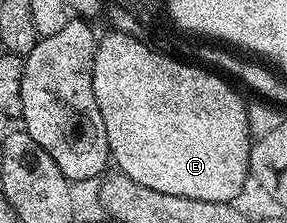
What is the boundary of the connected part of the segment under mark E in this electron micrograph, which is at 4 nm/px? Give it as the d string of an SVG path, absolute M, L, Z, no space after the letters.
M109 30L107 34L101 34L96 45L92 80L94 81L94 97L98 101L98 109L102 109L102 122L106 125L108 154L111 162L120 166L117 167L119 174L138 181L138 185L158 189L158 193L174 193L178 197L194 197L198 201L218 201L219 203L236 201L236 198L244 191L244 182L249 182L250 179L248 162L252 152L254 134L252 135L251 129L248 128L248 107L244 104L243 97L231 87L233 84L207 66L197 65L195 62L173 57L163 51L147 48L142 39L135 39L113 30Z

